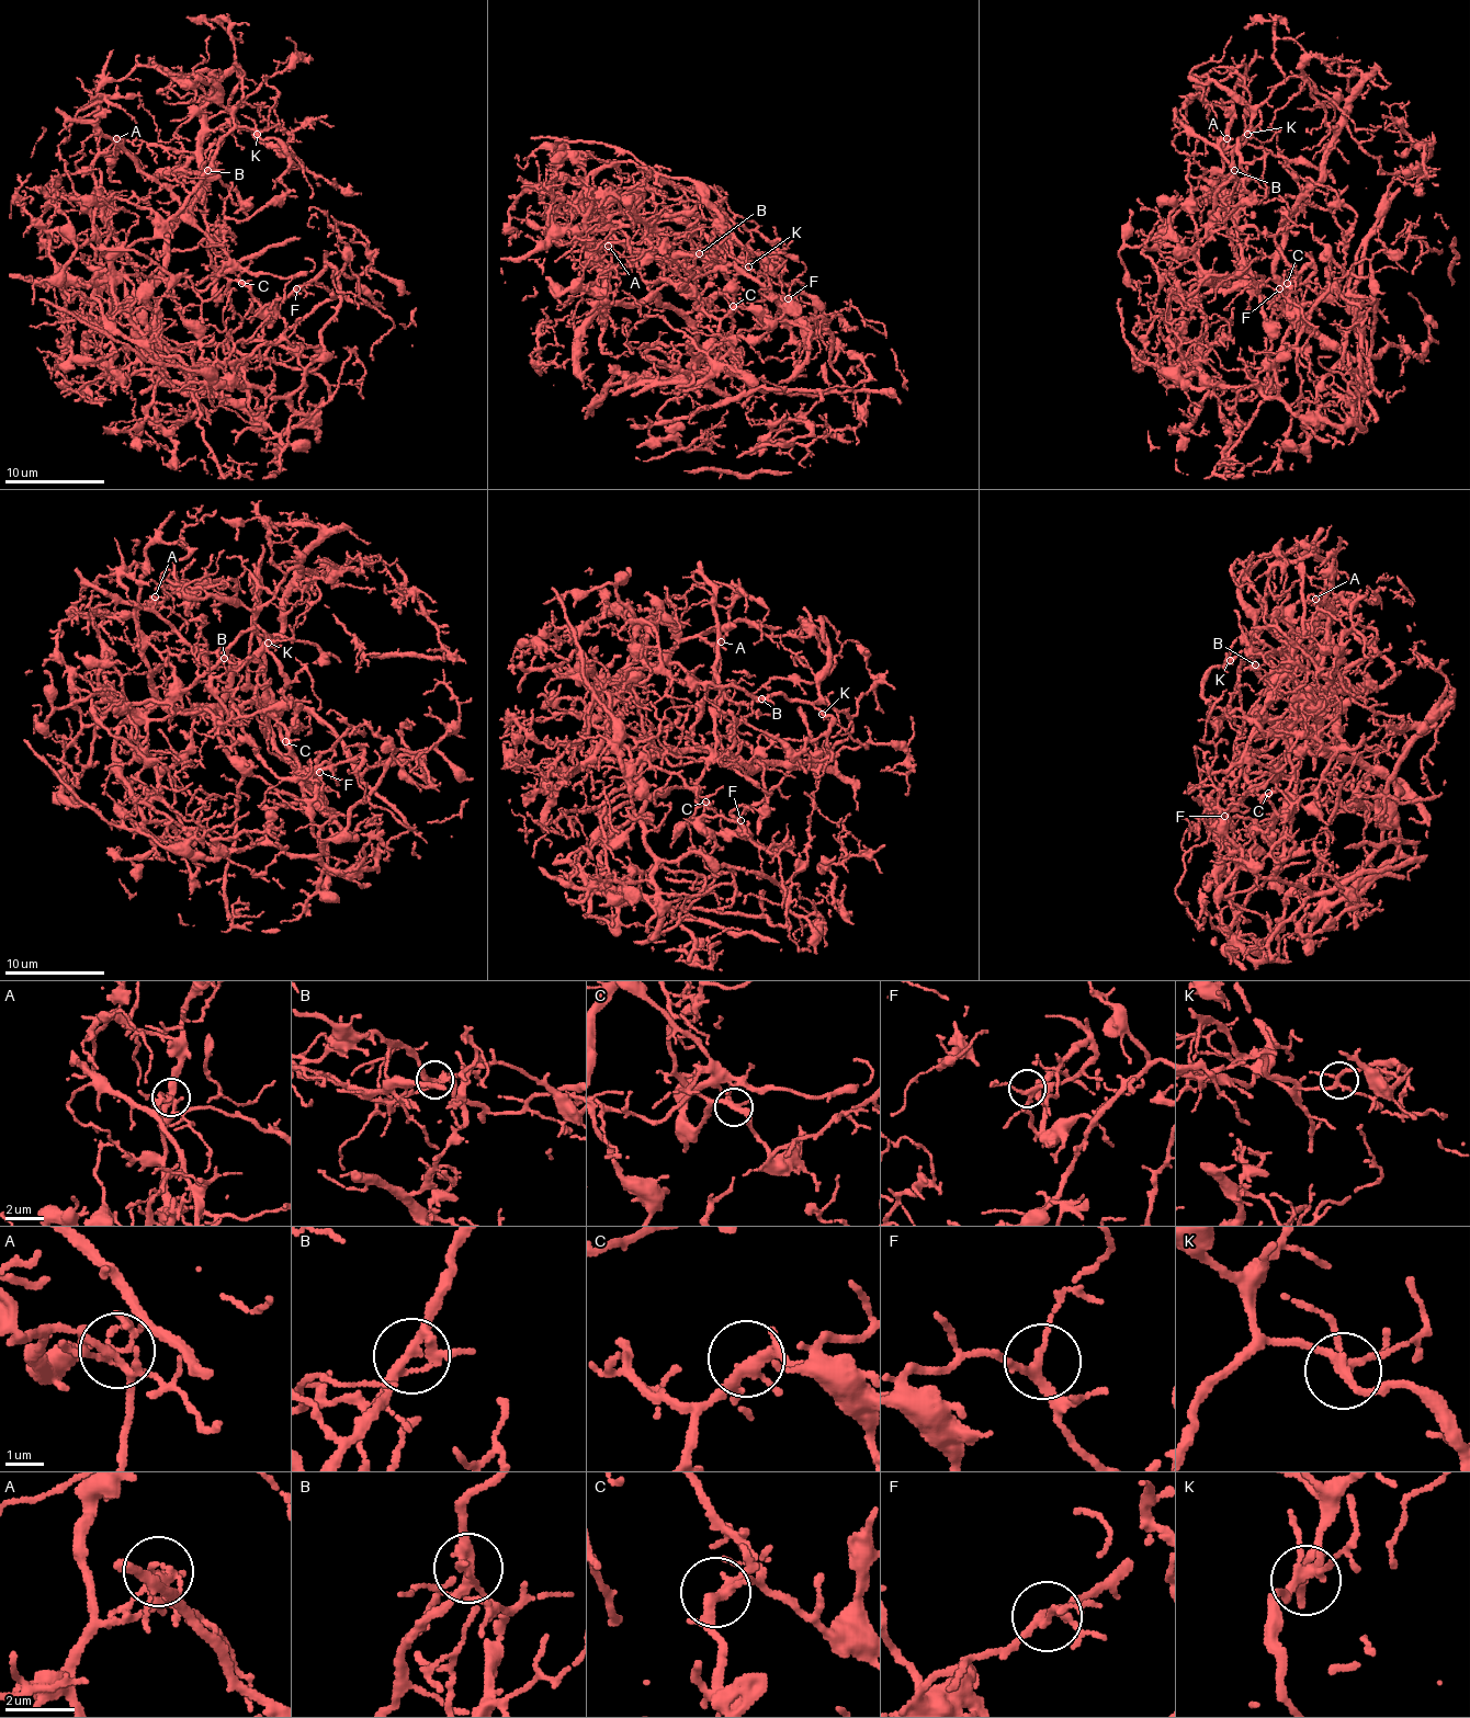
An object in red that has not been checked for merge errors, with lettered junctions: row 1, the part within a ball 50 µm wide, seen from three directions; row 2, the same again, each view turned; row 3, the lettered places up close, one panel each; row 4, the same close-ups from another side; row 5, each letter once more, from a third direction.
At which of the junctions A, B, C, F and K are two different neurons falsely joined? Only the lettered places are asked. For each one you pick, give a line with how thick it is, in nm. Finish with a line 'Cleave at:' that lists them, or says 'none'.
A: 140 nm
B: 240 nm
Cleave at: A, B

